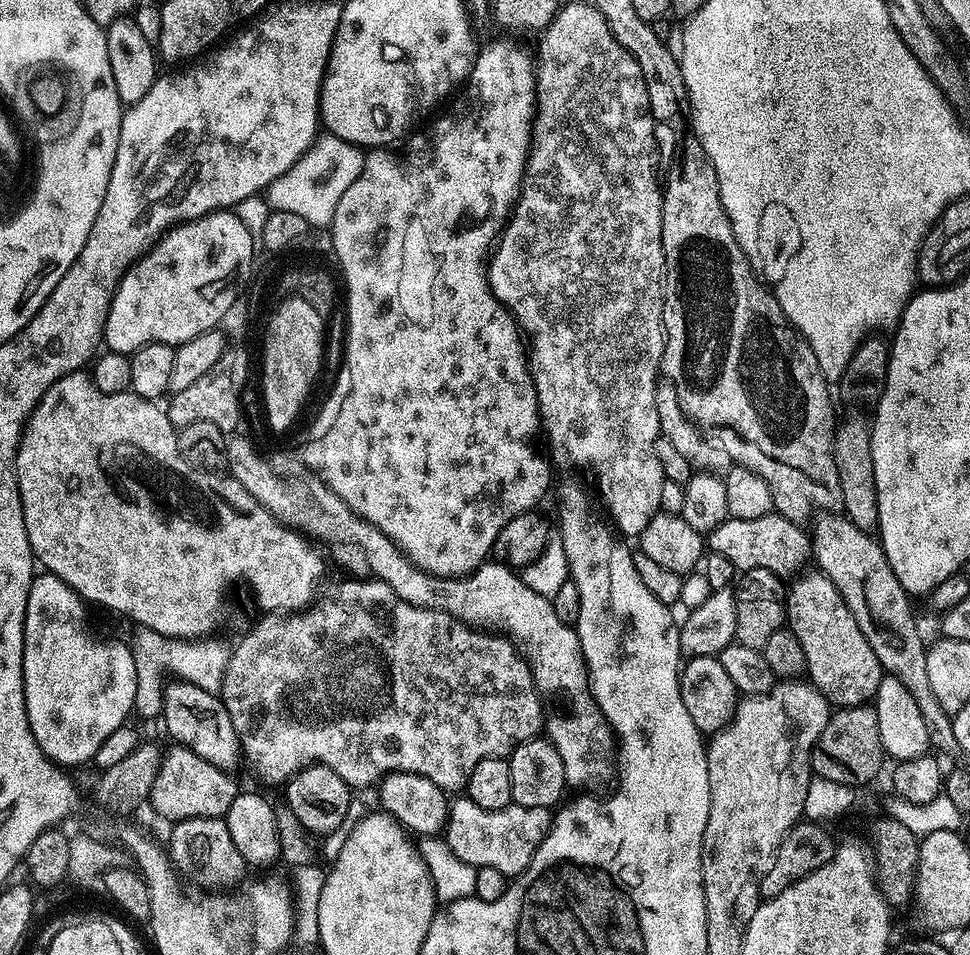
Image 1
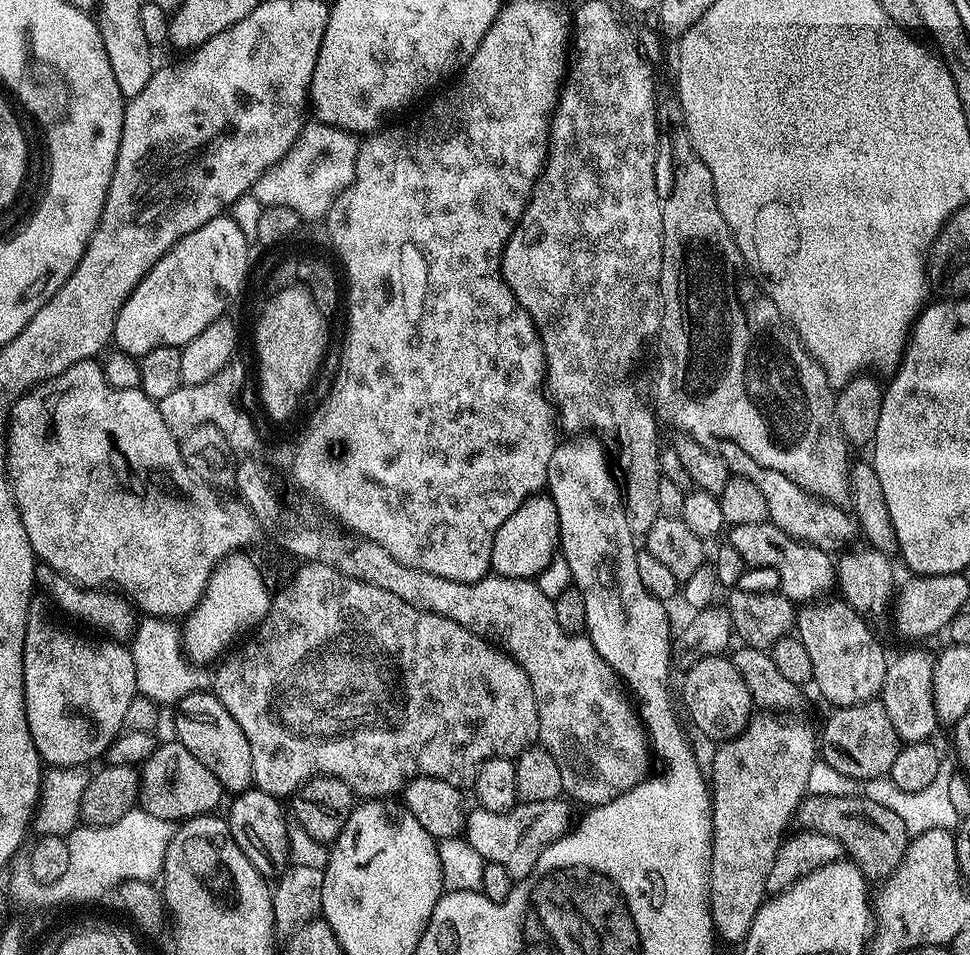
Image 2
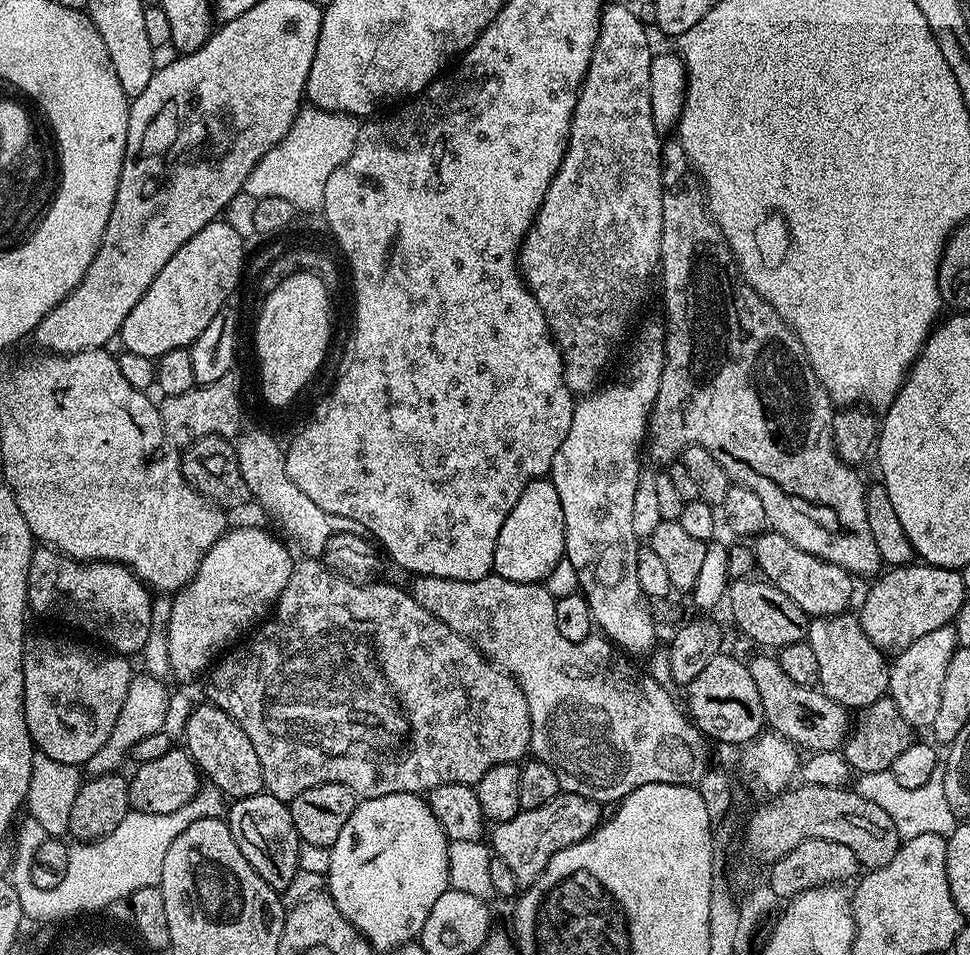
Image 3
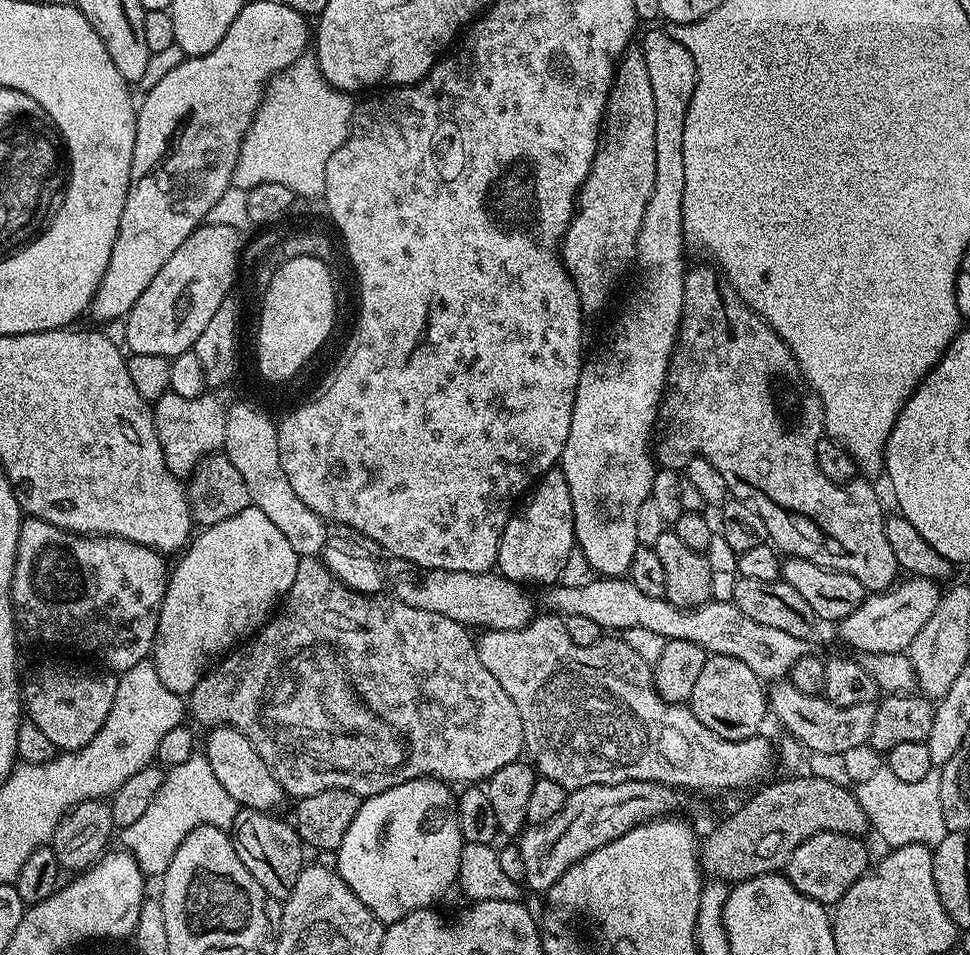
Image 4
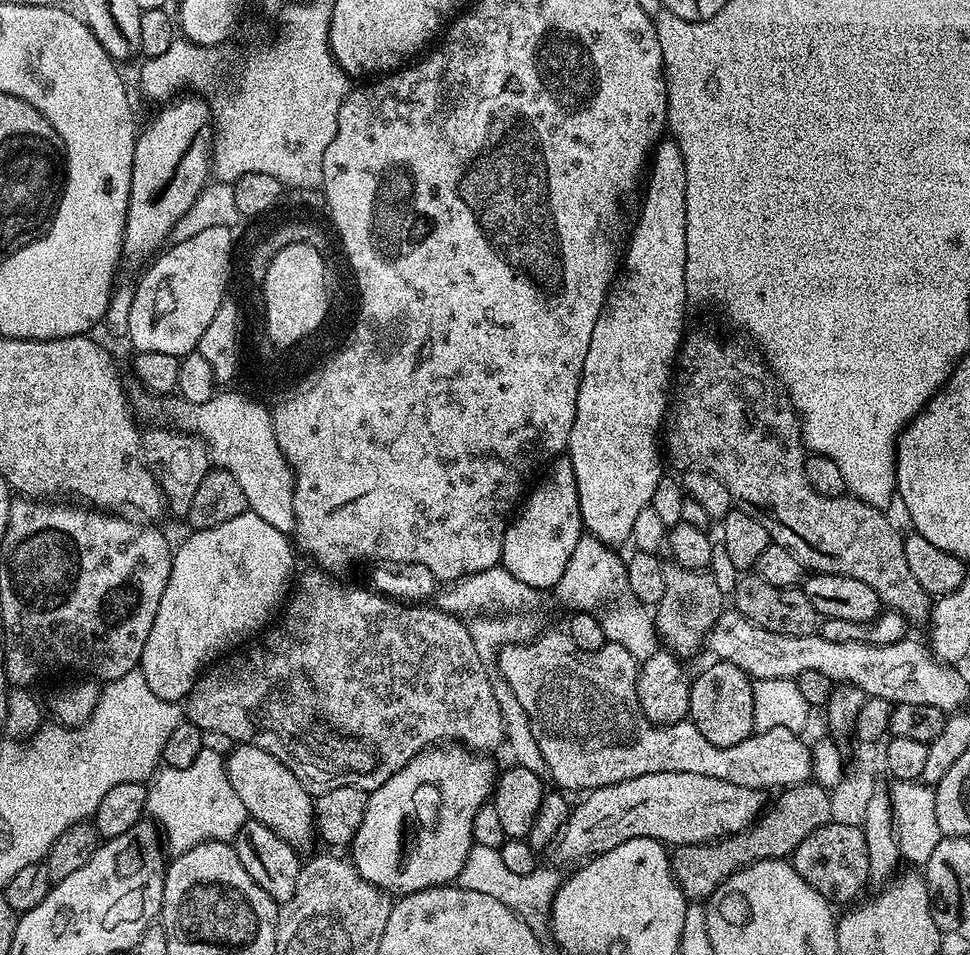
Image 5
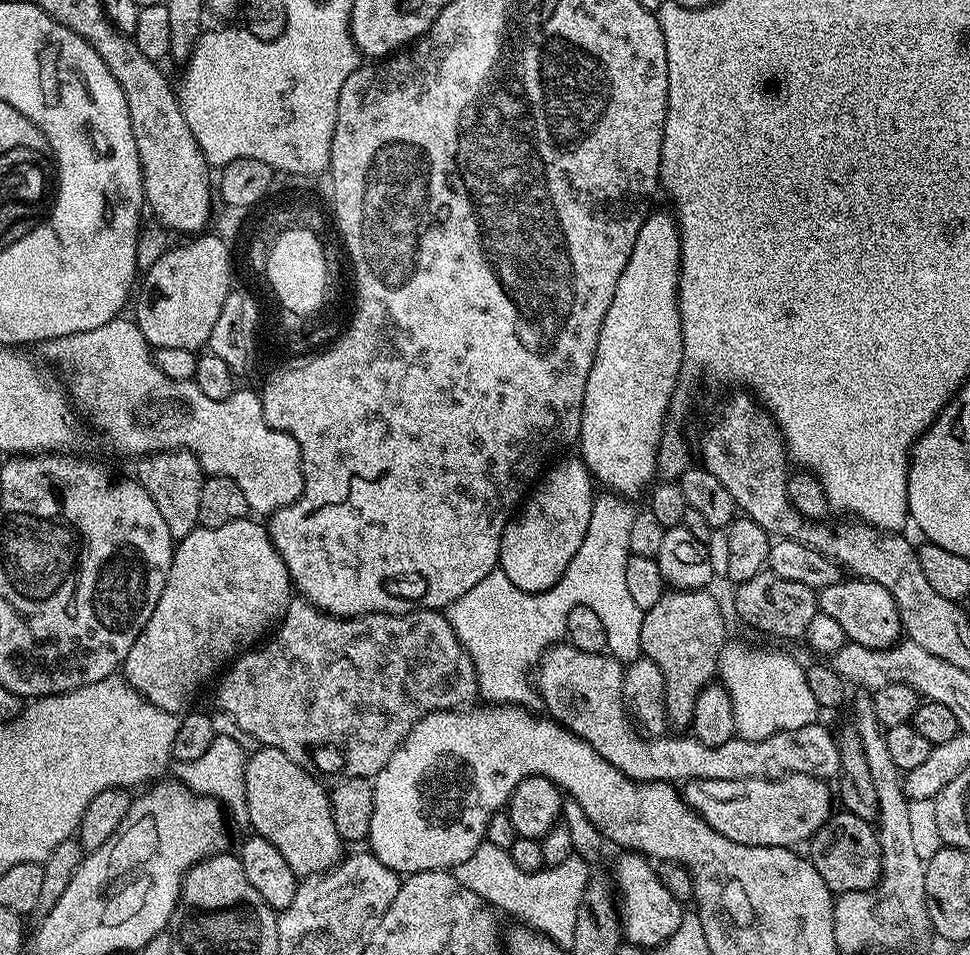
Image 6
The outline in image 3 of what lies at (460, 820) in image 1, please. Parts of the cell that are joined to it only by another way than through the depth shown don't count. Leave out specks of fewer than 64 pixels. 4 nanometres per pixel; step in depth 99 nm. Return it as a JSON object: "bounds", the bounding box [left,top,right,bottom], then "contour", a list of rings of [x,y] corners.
{"bounds":[491,791,602,886],"contour":[[[561,791],[559,796],[550,798],[546,806],[538,806],[534,810],[522,810],[510,822],[502,822],[491,829],[491,851],[510,870],[514,870],[514,878],[518,878],[521,886],[527,886],[543,874],[548,860],[558,850],[566,850],[566,846],[574,846],[592,835],[595,828],[602,823],[601,805],[595,800],[579,796],[573,792]]]}

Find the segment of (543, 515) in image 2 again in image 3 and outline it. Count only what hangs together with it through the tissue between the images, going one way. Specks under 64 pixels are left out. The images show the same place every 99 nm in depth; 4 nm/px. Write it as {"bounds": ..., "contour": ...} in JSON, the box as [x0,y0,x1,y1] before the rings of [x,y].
{"bounds":[492,478,566,584],"contour":[[[541,478],[532,480],[526,486],[526,490],[522,490],[522,498],[518,498],[518,502],[514,506],[514,510],[510,510],[510,514],[506,518],[506,522],[502,522],[502,531],[498,533],[498,546],[494,546],[494,562],[492,563],[492,572],[497,576],[506,578],[510,582],[518,582],[519,584],[538,584],[547,581],[548,576],[554,570],[554,566],[558,566],[560,560],[565,559],[564,543],[566,542],[566,522],[562,514],[562,498],[558,498],[558,490],[554,490],[551,479]]]}

